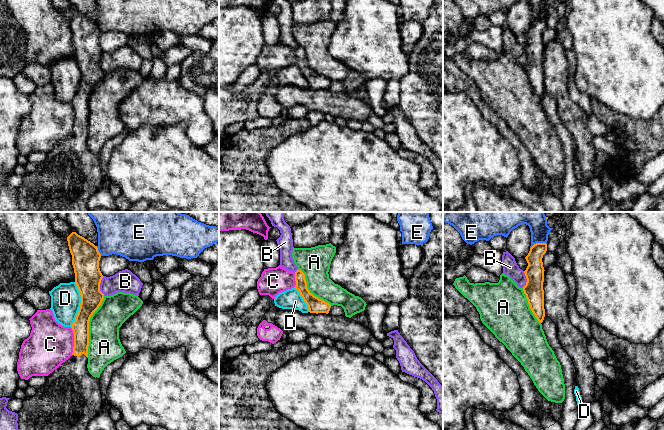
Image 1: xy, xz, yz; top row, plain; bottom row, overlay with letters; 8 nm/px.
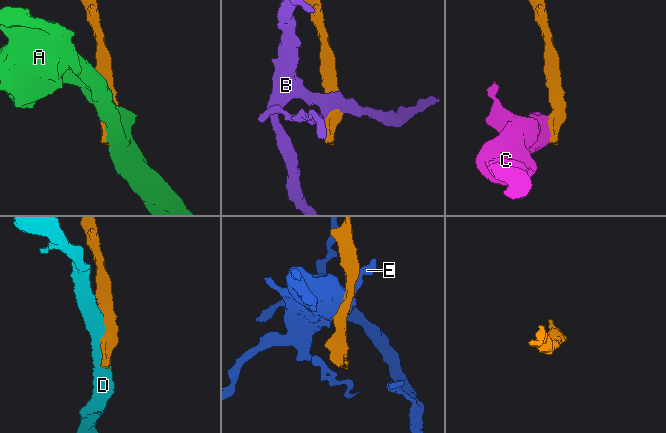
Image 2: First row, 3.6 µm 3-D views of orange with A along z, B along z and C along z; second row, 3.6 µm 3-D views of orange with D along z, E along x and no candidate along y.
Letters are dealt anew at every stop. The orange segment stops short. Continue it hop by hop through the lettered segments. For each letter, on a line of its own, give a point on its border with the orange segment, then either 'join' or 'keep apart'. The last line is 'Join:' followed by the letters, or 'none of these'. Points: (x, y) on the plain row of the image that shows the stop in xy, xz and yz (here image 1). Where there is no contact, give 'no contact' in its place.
A: xy (88, 103) | keep apart
B: xy (99, 62) | keep apart
C: xy (74, 117) | keep apart
D: xy (80, 81) | keep apart
E: yz (538, 19) | keep apart
Join: none of these

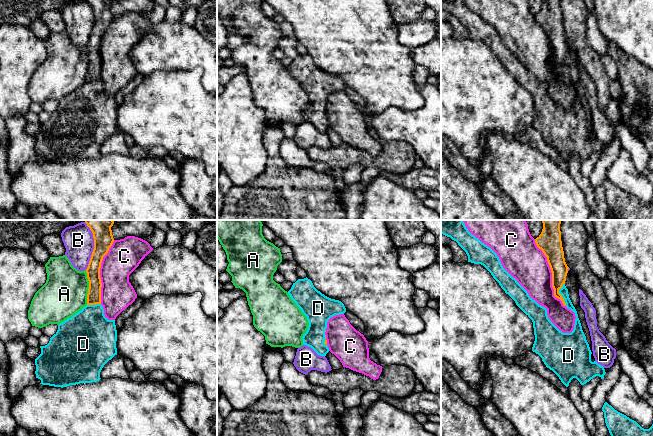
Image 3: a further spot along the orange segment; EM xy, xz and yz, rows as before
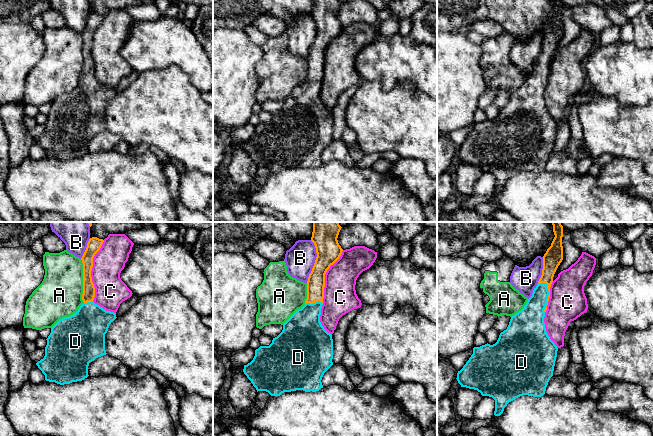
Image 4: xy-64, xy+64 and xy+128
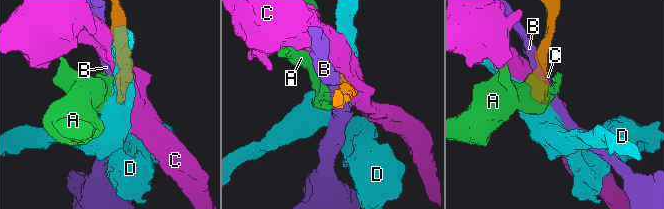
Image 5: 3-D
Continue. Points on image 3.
A: xy (89, 63) | keep apart
B: xy (94, 23) | keep apart
C: yz (552, 49) | keep apart
D: yz (560, 70) | join
Join: D

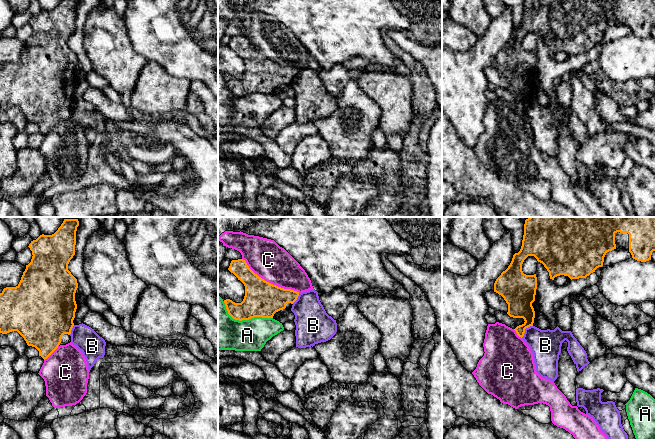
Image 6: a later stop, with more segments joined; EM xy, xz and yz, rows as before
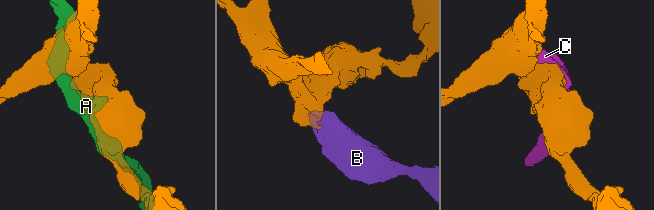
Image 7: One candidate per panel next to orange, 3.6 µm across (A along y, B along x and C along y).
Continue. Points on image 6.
A: xz (244, 95) | keep apart
B: yz (524, 106) | keep apart
C: xz (270, 59) | keep apart
Join: none of these

